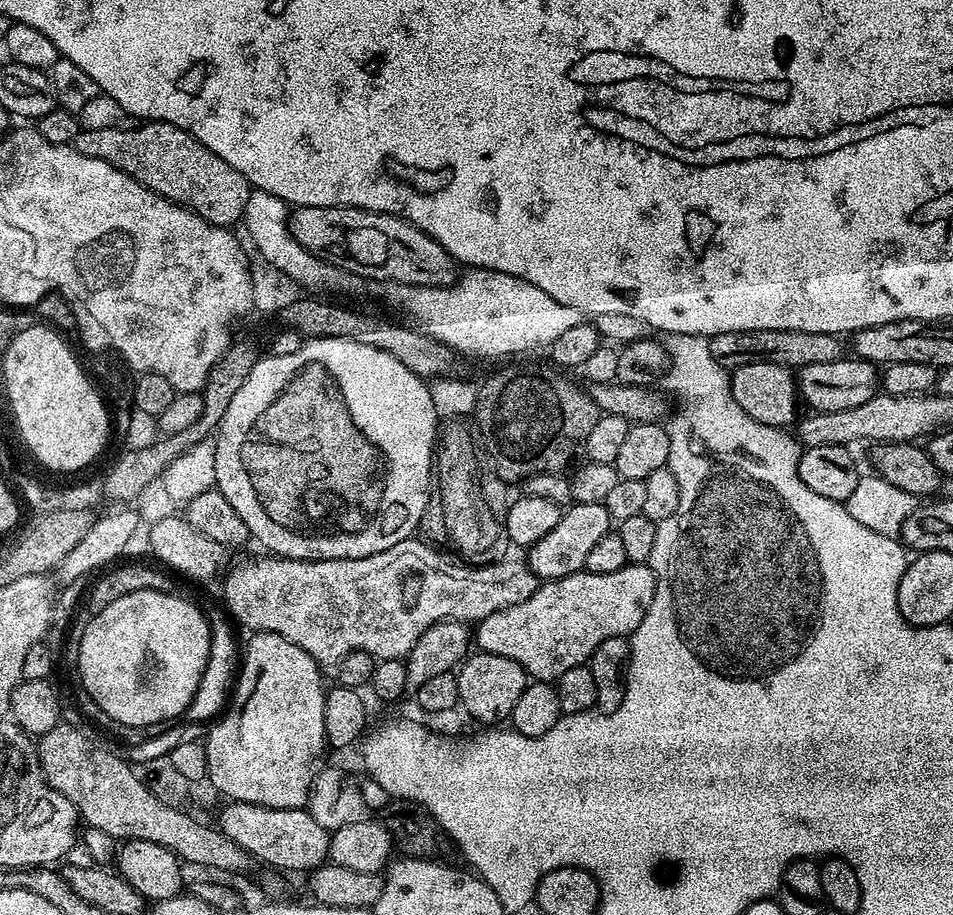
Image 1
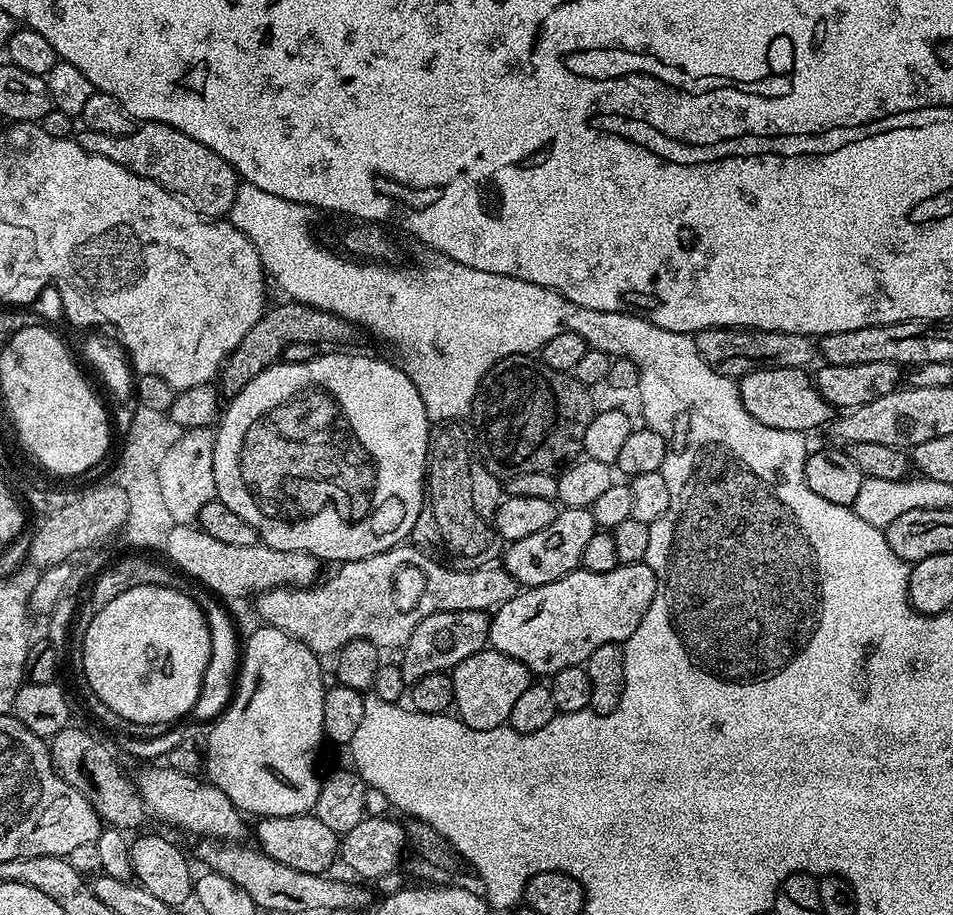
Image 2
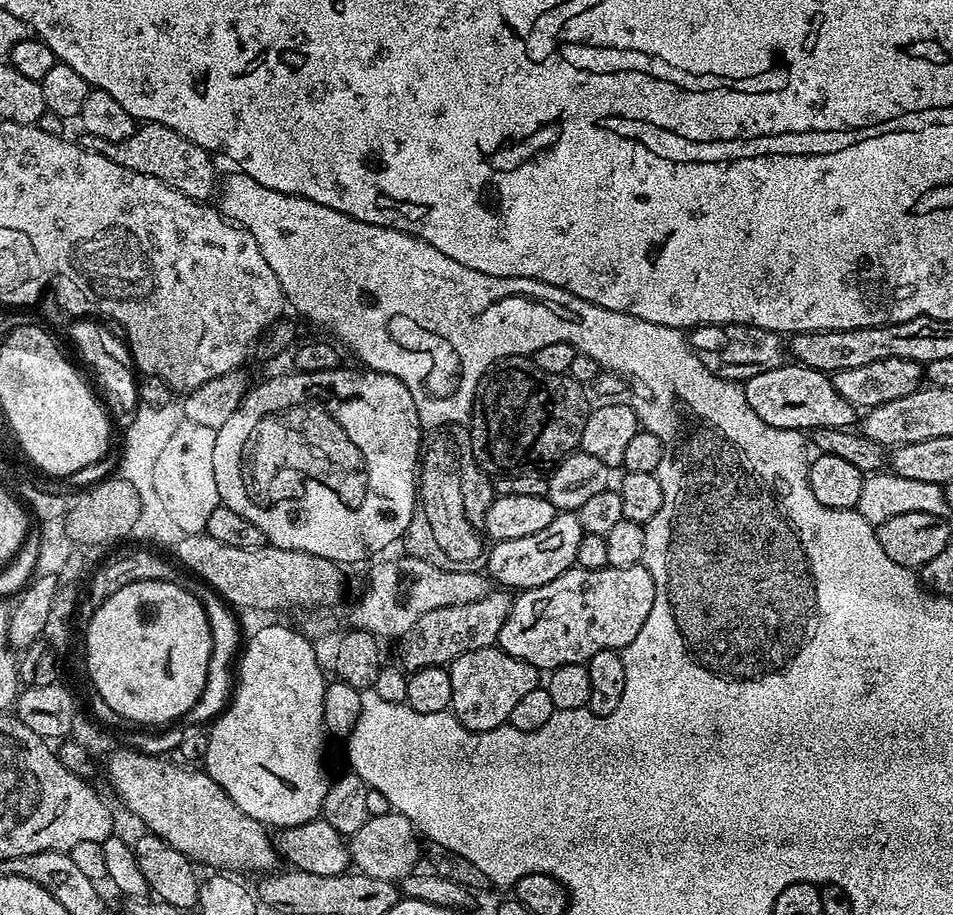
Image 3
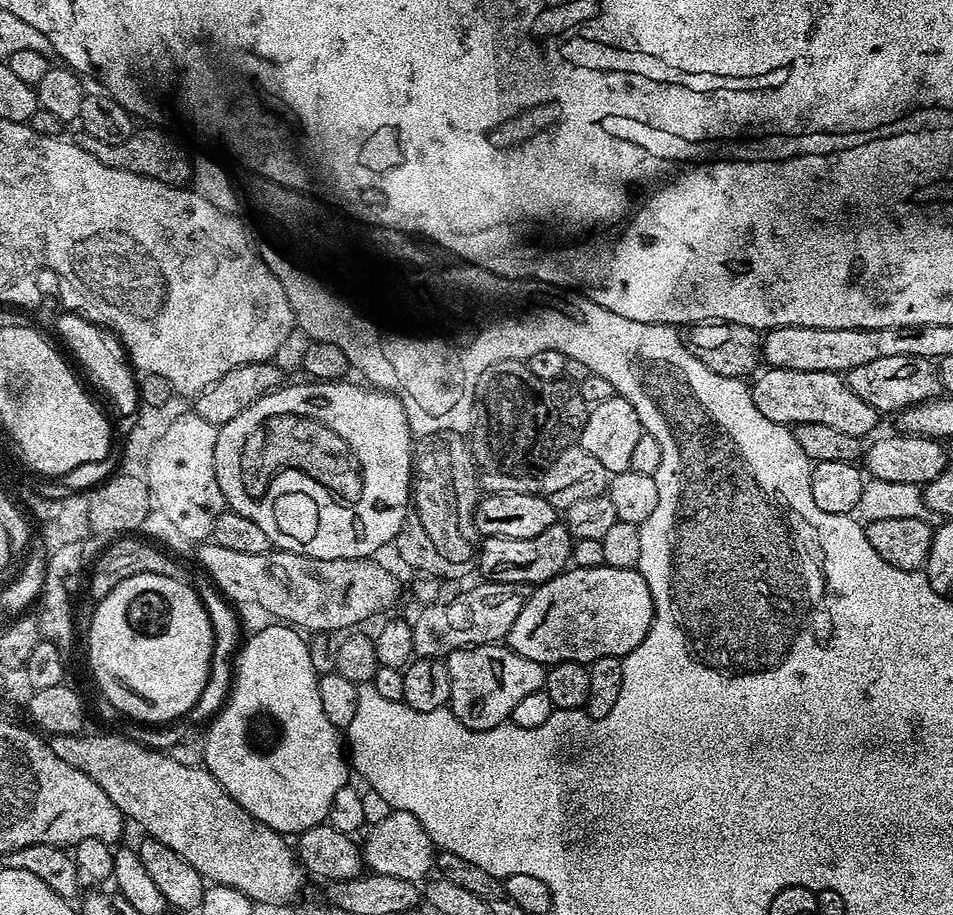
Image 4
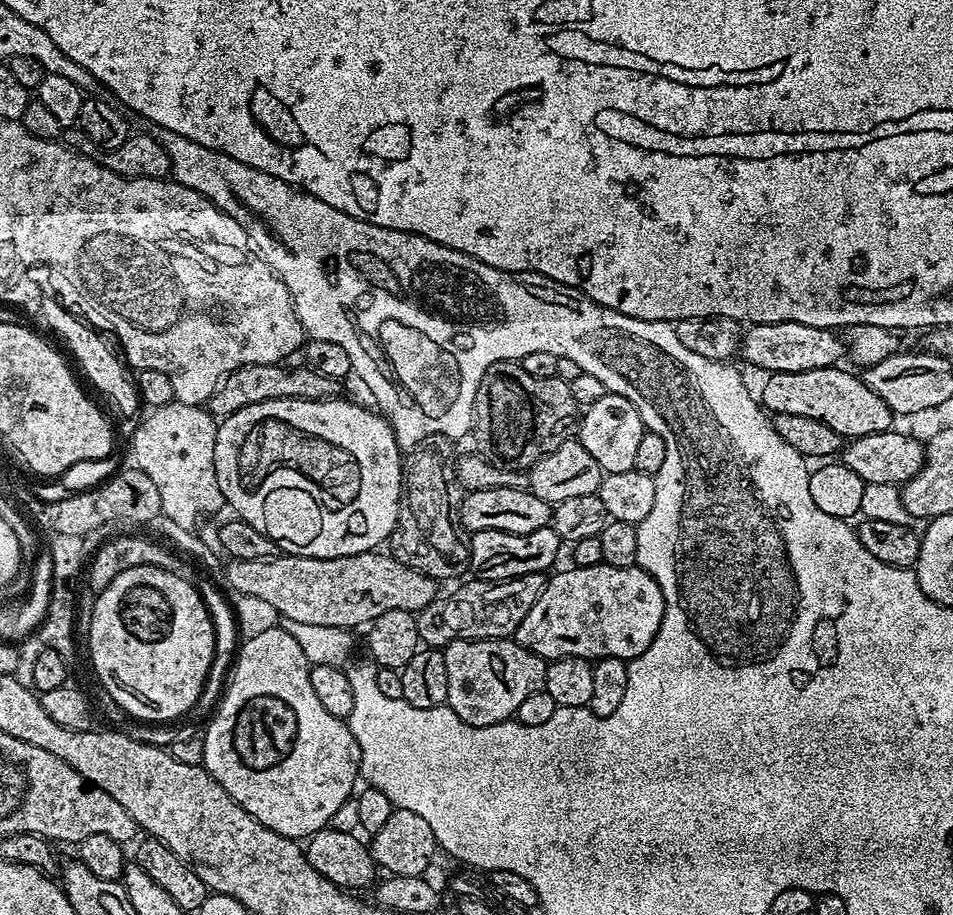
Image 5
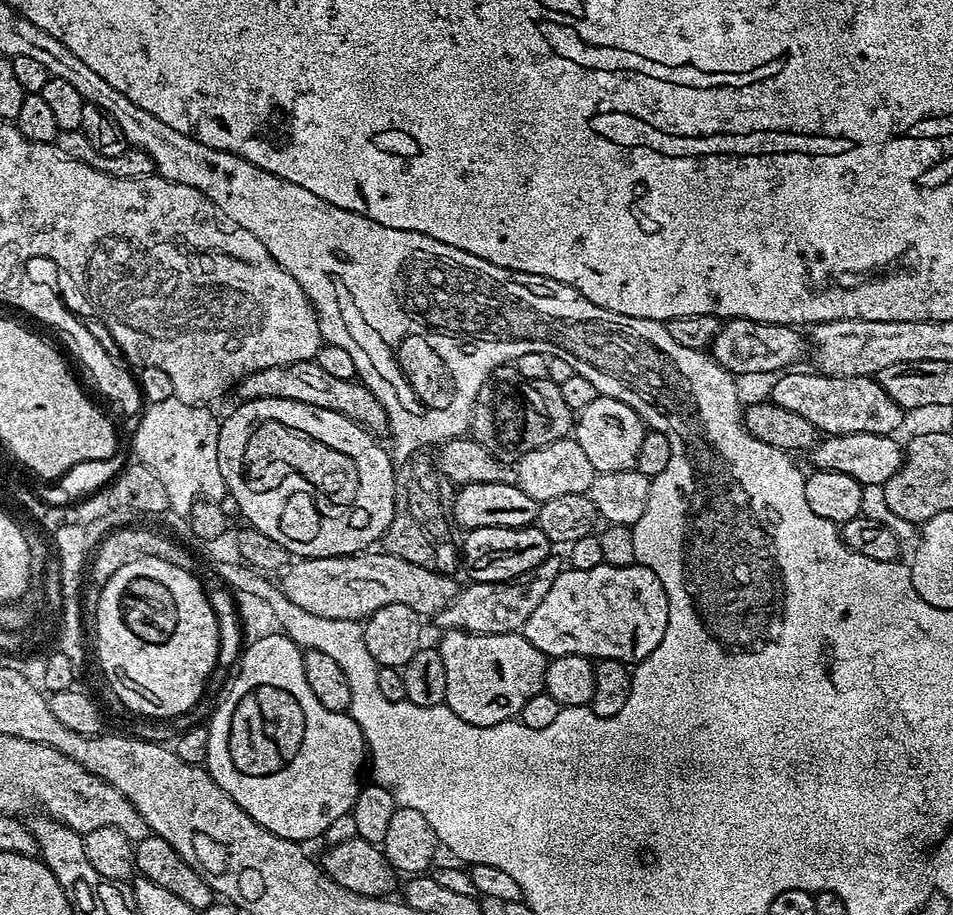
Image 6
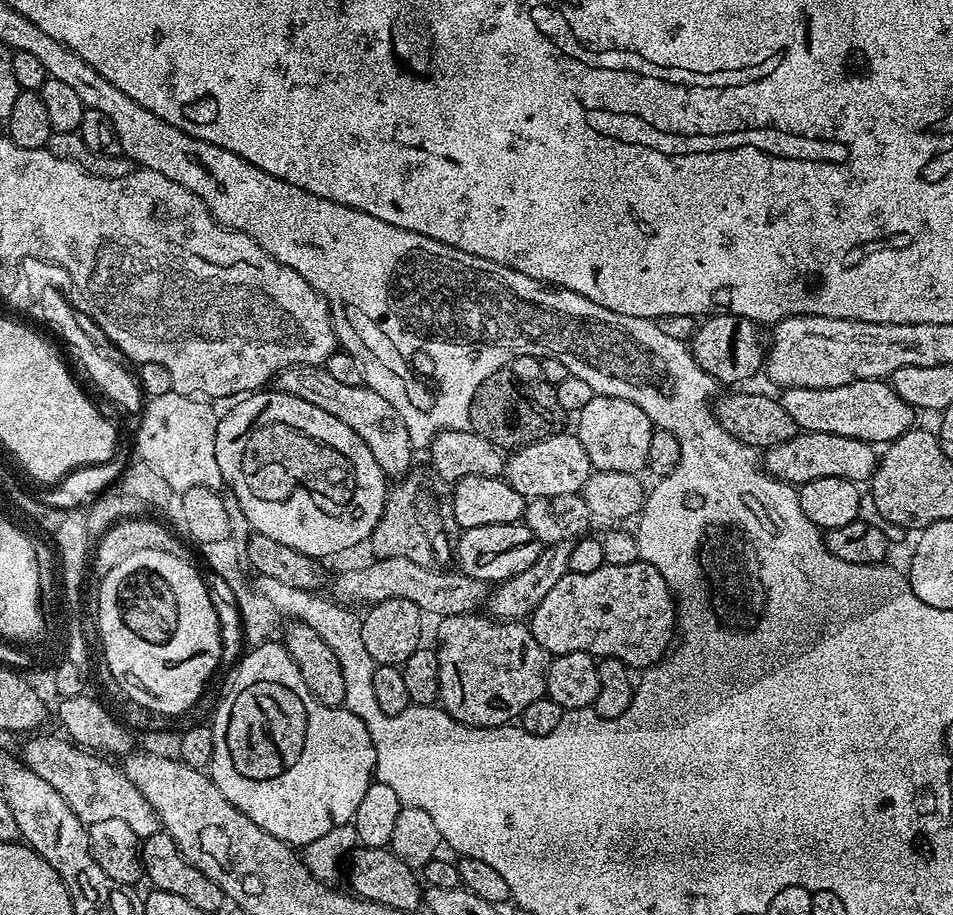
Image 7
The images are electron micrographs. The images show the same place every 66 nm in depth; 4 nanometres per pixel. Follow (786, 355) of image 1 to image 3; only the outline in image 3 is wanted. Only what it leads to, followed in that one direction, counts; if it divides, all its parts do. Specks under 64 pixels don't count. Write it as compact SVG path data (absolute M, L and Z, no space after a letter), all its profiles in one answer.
M702 324L691 329L690 343L702 366L723 380L743 382L754 374L774 370L786 363L785 337L779 332L749 324Z

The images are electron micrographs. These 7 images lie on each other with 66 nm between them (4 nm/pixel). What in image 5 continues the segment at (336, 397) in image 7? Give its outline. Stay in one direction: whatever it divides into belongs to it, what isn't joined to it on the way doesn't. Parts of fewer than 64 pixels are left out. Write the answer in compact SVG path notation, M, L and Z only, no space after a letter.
M287 363L255 364L242 366L238 370L229 372L226 379L218 386L218 390L207 402L207 409L217 418L234 414L238 410L246 410L246 406L258 406L258 402L270 402L282 398L298 398L299 400L323 400L336 398L341 395L341 381L322 378L314 370L306 366L287 368Z

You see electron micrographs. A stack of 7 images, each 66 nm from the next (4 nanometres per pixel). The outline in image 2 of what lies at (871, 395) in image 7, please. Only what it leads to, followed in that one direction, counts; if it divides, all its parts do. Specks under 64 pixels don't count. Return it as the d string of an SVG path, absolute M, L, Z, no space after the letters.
M756 368L753 372L747 372L746 375L739 377L738 383L742 406L746 406L746 410L750 410L754 418L758 418L758 422L774 426L774 430L794 430L808 434L811 433L811 428L823 429L833 419L832 405L826 402L826 398L822 398L813 377L803 368Z

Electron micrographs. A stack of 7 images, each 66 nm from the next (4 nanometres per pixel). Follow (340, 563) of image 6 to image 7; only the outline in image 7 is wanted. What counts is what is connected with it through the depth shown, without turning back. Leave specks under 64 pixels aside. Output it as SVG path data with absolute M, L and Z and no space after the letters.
M379 558L373 559L371 561L373 564L368 564L365 566L365 568L348 568L345 570L344 573L341 574L340 577L337 578L336 581L333 582L332 584L332 592L337 601L339 601L340 604L344 606L360 606L356 604L364 604L363 606L371 606L378 604L382 602L384 599L390 599L390 598L406 598L407 601L414 602L415 606L418 606L422 613L427 614L429 617L430 615L436 616L435 618L443 618L445 616L462 616L465 614L472 614L477 611L476 608L485 603L488 598L488 594L490 591L490 584L489 581L486 580L479 580L478 578L470 578L469 576L466 575L465 572L461 572L459 570L453 570L453 572L444 572L448 570L441 570L439 567L435 568L427 568L426 566L418 566L418 562L410 562L406 558L386 558L385 560L381 560Z

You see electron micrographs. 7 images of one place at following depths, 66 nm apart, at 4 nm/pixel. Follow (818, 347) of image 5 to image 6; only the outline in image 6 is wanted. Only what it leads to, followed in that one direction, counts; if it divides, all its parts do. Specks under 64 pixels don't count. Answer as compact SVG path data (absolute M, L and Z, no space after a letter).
M728 318L721 323L718 334L712 340L710 355L716 360L718 366L722 366L726 371L732 373L737 378L743 376L760 376L763 372L772 372L771 374L780 374L785 370L791 369L800 360L800 355L805 355L806 340L800 337L801 329L791 324L763 324L754 322L746 318L737 320Z

